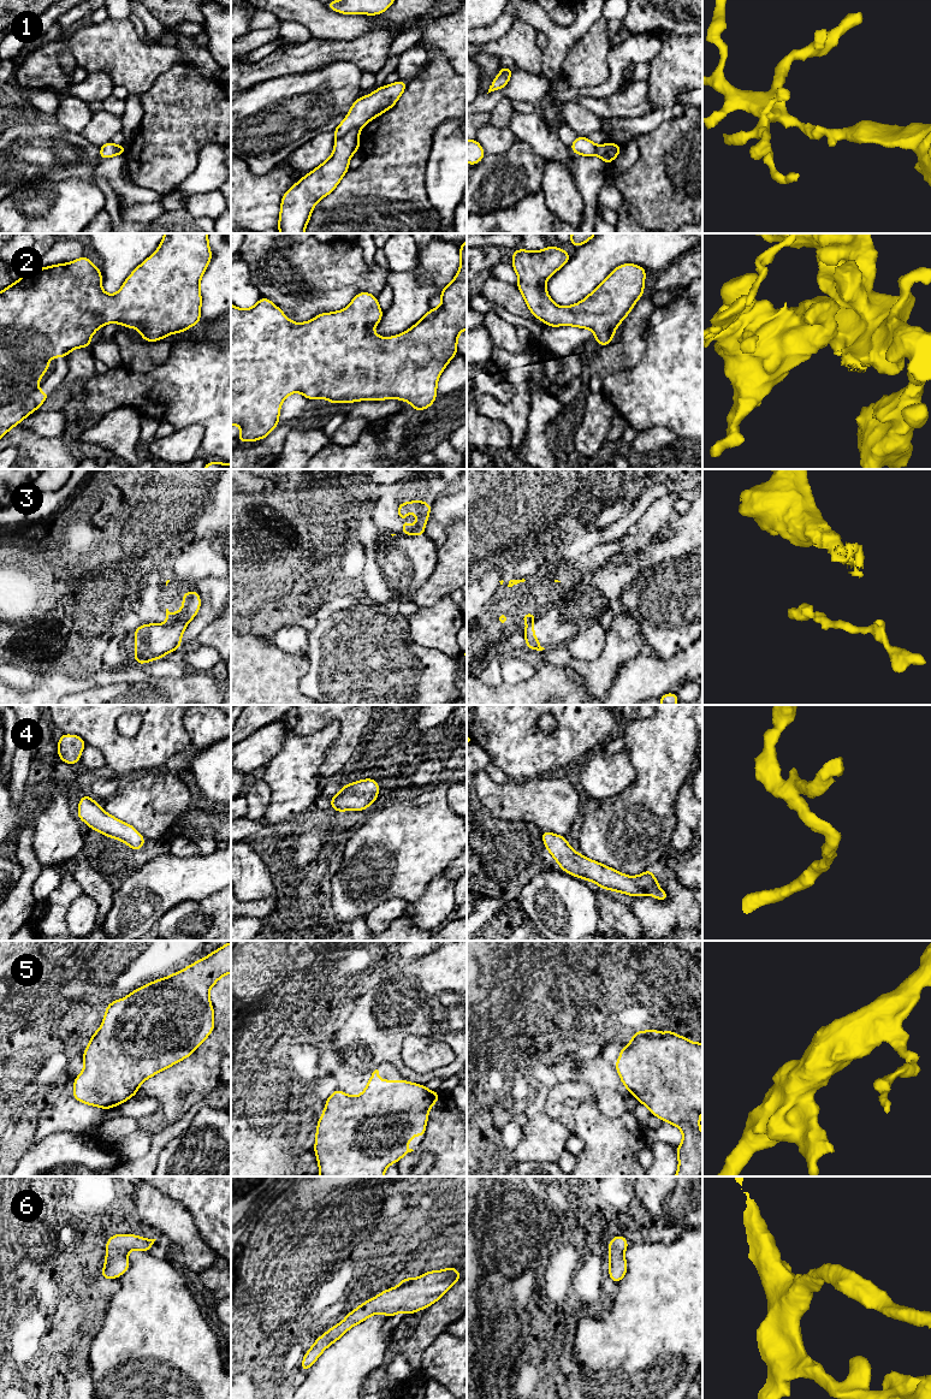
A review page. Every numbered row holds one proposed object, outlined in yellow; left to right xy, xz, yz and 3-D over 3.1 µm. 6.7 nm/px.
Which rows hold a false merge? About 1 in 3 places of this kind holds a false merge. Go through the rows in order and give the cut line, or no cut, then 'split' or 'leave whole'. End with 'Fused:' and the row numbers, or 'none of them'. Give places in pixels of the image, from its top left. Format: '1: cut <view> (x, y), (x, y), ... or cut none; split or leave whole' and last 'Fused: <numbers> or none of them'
1: cut xz (360, 128), (353, 128), (337, 138); split
2: cut none; leave whole
3: cut xy (187, 622), (166, 624); split
4: cut none; leave whole
5: cut none; leave whole
6: cut none; leave whole
Fused: 1, 3

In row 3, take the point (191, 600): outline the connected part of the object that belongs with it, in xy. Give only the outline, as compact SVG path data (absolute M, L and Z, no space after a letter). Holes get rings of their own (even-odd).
M196 591L183 592L183 605L179 612L172 613L166 609L166 624L189 623L201 607L201 597Z

